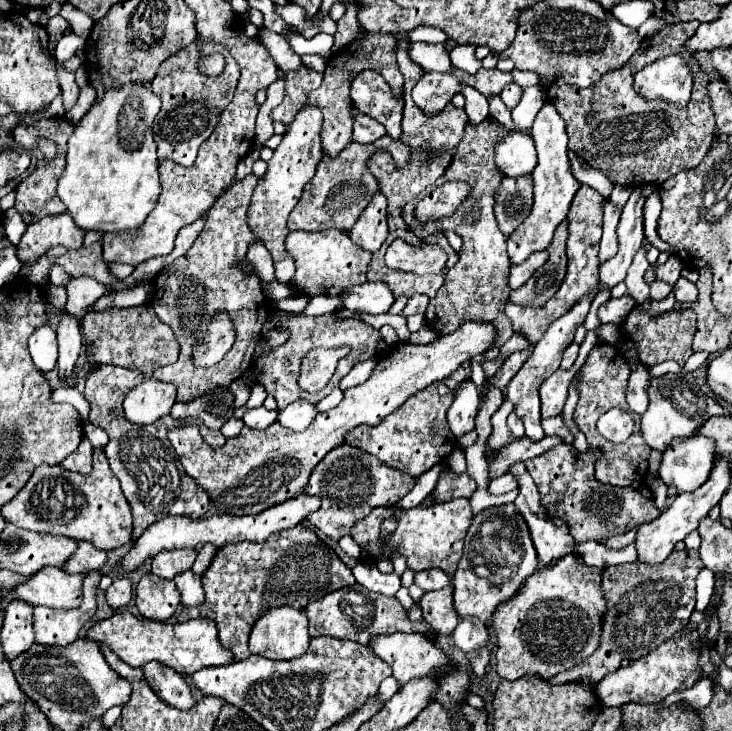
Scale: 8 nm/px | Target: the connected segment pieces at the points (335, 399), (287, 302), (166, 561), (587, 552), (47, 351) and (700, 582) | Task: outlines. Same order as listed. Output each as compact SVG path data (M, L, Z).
M335 387L325 399L321 399L319 403L317 403L317 409L319 411L325 411L325 409L331 409L331 407L335 407L335 405L339 405L341 403L341 399L343 399L343 393Z
M305 295L291 297L291 299L281 299L281 301L275 301L275 299L273 299L273 303L275 303L277 307L281 307L283 311L297 311L297 313L301 313L301 311L307 307L307 301L309 301L309 297L305 297Z
M175 549L175 551L161 551L159 555L153 557L153 569L151 573L163 577L163 579L173 579L175 575L191 569L193 561L197 557L195 549Z
M587 541L577 545L577 555L591 567L609 567L609 565L619 565L619 563L627 563L627 561L635 561L635 543L631 543L625 549L607 549L603 543L597 541Z
M49 323L39 327L39 331L29 337L29 353L41 371L51 371L57 365L57 337Z
M703 567L697 576L697 611L703 611L713 595L715 589L715 577L711 570Z

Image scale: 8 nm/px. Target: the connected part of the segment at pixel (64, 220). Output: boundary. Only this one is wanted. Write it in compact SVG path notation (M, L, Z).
M69 213L47 215L41 221L27 225L19 241L19 261L35 261L39 255L57 245L67 249L79 249L83 237L85 231L75 227Z

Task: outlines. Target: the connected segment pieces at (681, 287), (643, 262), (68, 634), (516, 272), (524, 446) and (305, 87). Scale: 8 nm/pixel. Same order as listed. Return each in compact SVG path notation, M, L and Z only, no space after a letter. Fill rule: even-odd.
M679 277L677 283L673 285L673 293L675 293L675 299L681 303L681 301L693 301L697 297L697 287L695 283L687 281L685 277Z
M643 247L639 249L639 255L635 255L629 271L627 271L627 277L625 277L625 283L627 283L627 293L637 301L637 303L643 303L645 299L649 299L649 285L643 281L643 273L645 269L649 267L647 259L645 259L645 251Z
M91 571L83 579L83 603L73 609L47 609L35 607L33 613L33 627L35 639L43 645L69 645L73 643L83 625L95 615L97 609L97 587L101 581L101 571Z
M539 251L535 255L531 255L529 259L525 259L521 265L513 265L511 267L511 275L509 275L509 287L511 289L521 287L545 263L545 257L547 257L547 253Z
M553 435L553 437L545 437L543 441L533 441L533 439L525 439L525 437L515 439L513 443L509 443L509 445L499 453L499 459L489 465L489 475L491 475L491 479L493 479L493 477L499 477L499 475L507 473L507 469L509 469L513 463L517 463L517 461L527 461L527 459L533 459L533 457L537 457L537 455L543 455L545 451L549 451L551 447L555 447L555 445L559 445L559 443L563 443L563 441L561 441L561 439L555 439L555 435Z
M301 67L295 73L289 73L285 79L285 99L279 107L273 109L271 117L275 121L283 121L285 125L293 121L295 113L305 105L307 101L307 91L313 91L321 85L323 73L317 73L313 69Z

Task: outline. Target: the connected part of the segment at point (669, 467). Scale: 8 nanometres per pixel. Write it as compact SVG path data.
M695 435L683 439L683 443L671 443L663 451L659 477L667 487L677 489L677 493L695 491L707 481L715 455L715 441L709 437Z

